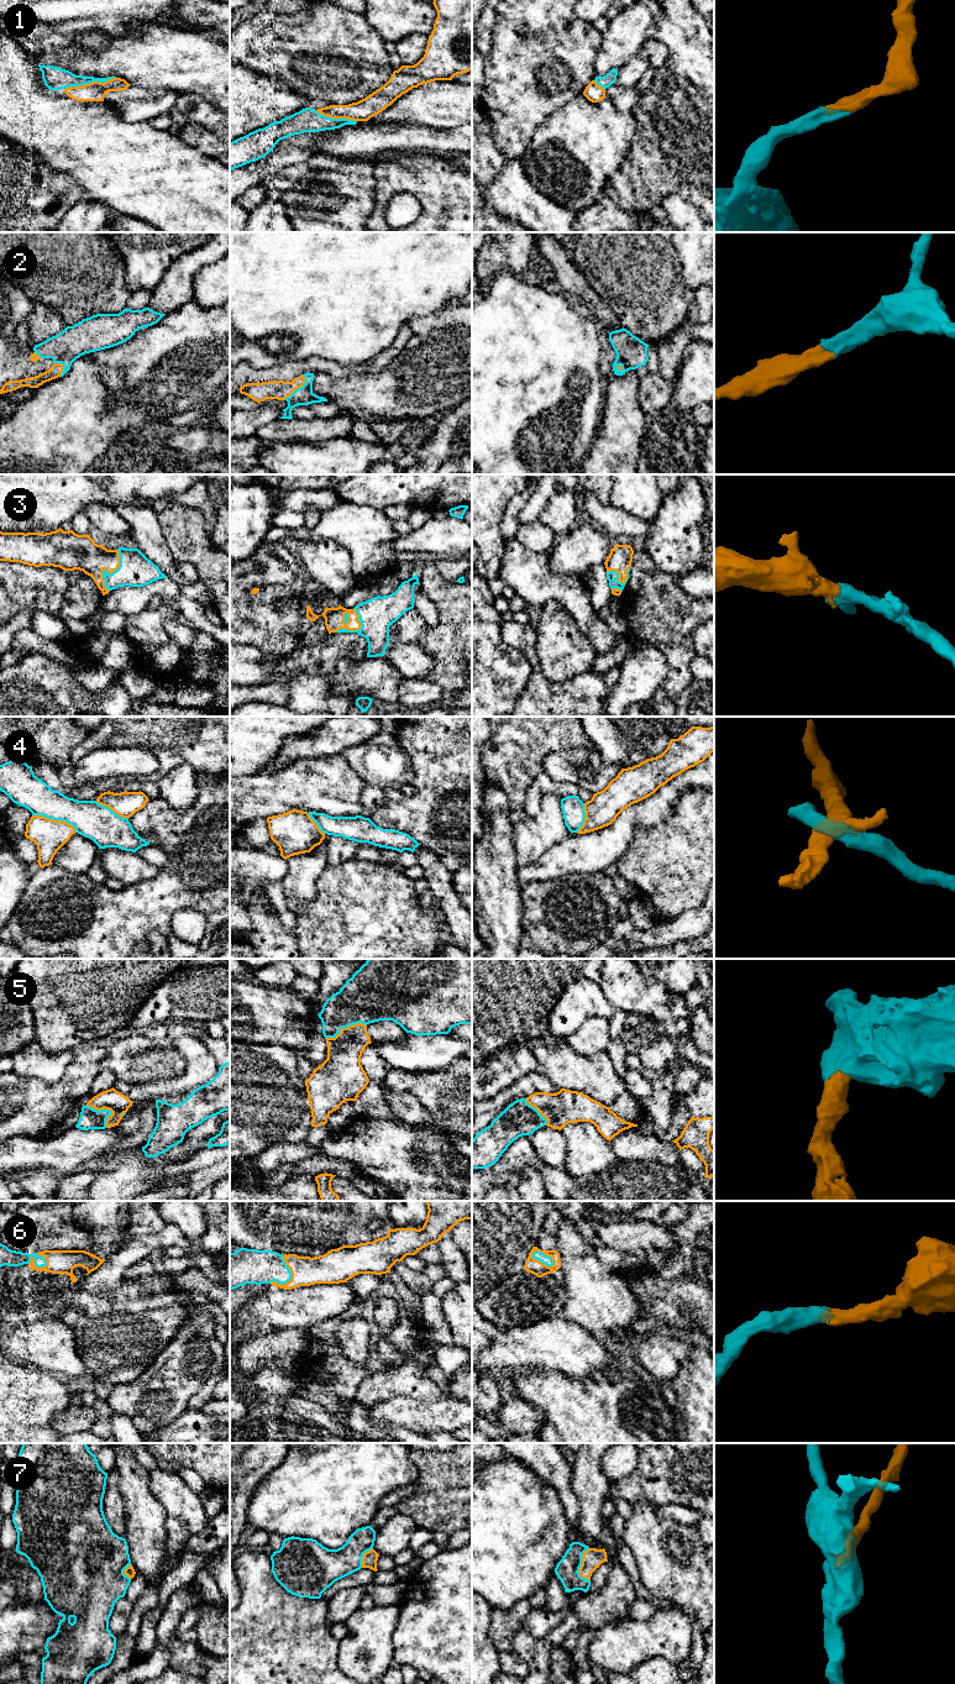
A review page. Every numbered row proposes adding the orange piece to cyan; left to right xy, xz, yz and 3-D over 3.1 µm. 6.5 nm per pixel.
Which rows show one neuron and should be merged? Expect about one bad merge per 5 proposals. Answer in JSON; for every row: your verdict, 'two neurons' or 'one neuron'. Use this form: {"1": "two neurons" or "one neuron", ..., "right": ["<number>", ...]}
{"1": "one neuron", "2": "one neuron", "3": "one neuron", "4": "two neurons", "5": "one neuron", "6": "one neuron", "7": "one neuron", "right": ["1", "2", "3", "5", "6", "7"]}

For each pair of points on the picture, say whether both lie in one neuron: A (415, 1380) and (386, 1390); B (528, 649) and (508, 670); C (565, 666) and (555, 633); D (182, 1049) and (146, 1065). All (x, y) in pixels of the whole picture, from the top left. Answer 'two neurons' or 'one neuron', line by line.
A: one neuron
B: two neurons
C: one neuron
D: one neuron

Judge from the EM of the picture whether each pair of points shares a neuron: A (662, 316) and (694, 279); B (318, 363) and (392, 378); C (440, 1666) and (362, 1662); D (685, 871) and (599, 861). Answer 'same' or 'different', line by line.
A: different
B: different
C: different
D: different

